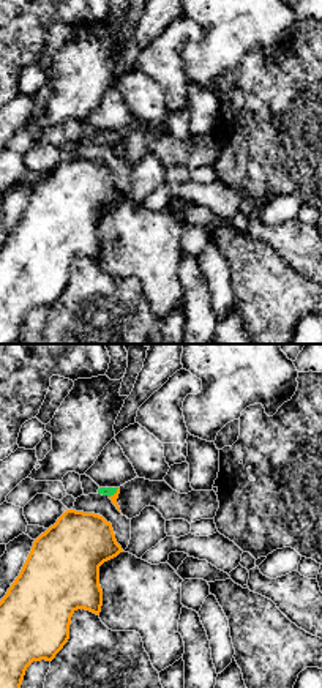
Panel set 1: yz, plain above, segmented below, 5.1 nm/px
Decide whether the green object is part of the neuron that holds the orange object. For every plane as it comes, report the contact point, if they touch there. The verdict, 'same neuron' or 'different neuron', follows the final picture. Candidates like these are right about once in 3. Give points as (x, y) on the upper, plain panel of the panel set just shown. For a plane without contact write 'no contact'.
meets orange at (116, 139)

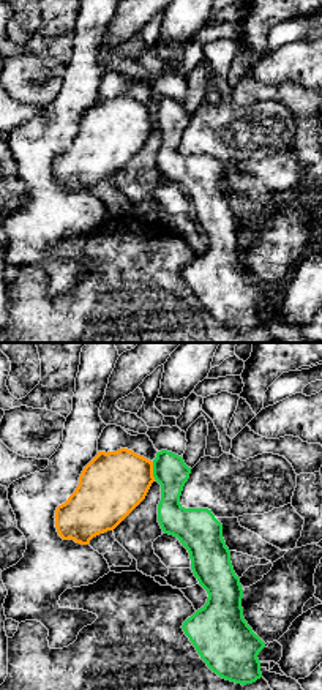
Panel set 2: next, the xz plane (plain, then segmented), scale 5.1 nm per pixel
meets orange at (152, 117)

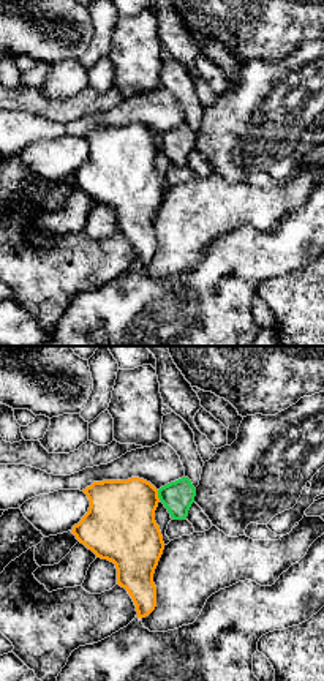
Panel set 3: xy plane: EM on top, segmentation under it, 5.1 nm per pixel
meets orange at (157, 141)

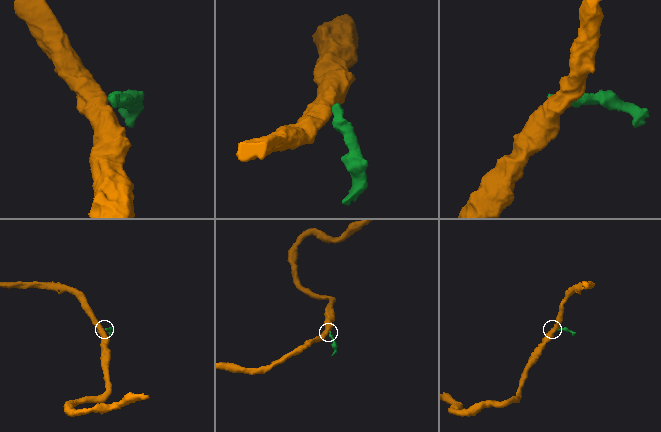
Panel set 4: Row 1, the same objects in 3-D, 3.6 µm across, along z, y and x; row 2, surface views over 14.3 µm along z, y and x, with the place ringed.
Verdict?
different neuron

